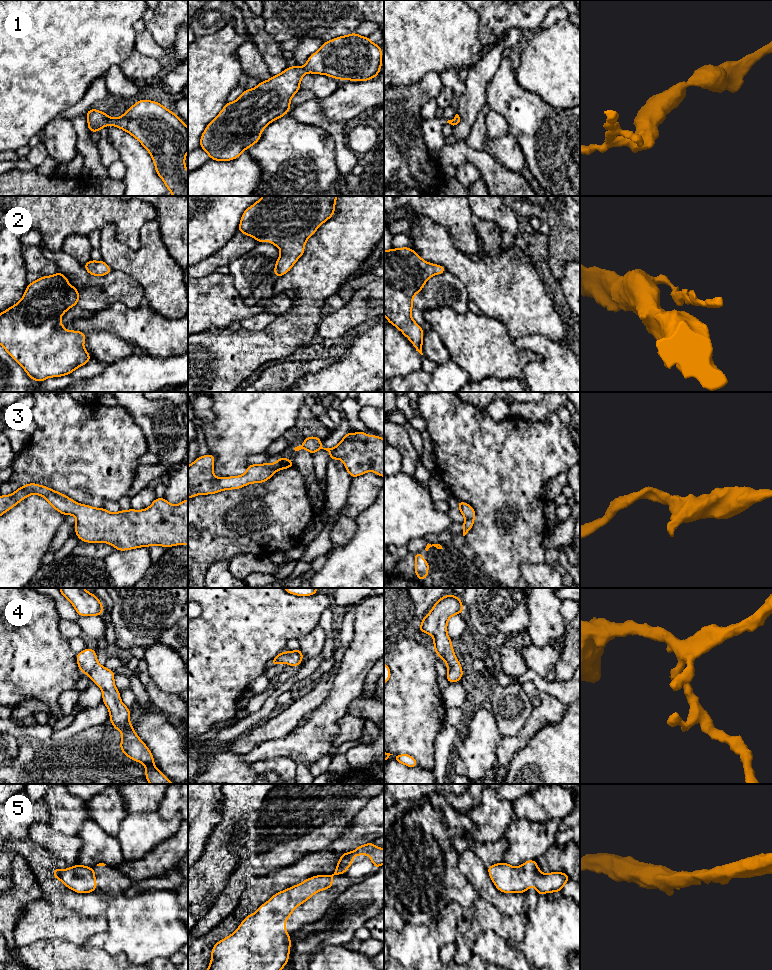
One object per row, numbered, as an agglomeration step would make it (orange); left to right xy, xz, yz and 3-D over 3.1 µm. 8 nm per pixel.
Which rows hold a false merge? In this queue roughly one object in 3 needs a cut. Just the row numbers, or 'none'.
none

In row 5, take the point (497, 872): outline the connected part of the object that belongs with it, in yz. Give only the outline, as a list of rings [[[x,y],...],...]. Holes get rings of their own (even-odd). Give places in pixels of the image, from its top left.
[[[527,860],[518,867],[505,862],[487,866],[488,873],[495,887],[503,893],[526,893],[531,886],[536,887],[536,895],[560,892],[570,880],[564,872],[543,874],[537,861]]]

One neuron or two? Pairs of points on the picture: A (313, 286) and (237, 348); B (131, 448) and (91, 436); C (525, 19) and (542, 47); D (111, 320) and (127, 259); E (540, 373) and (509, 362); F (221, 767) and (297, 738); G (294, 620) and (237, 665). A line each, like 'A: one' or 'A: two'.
A: one
B: one
C: two
D: two
E: two
F: two
G: one

